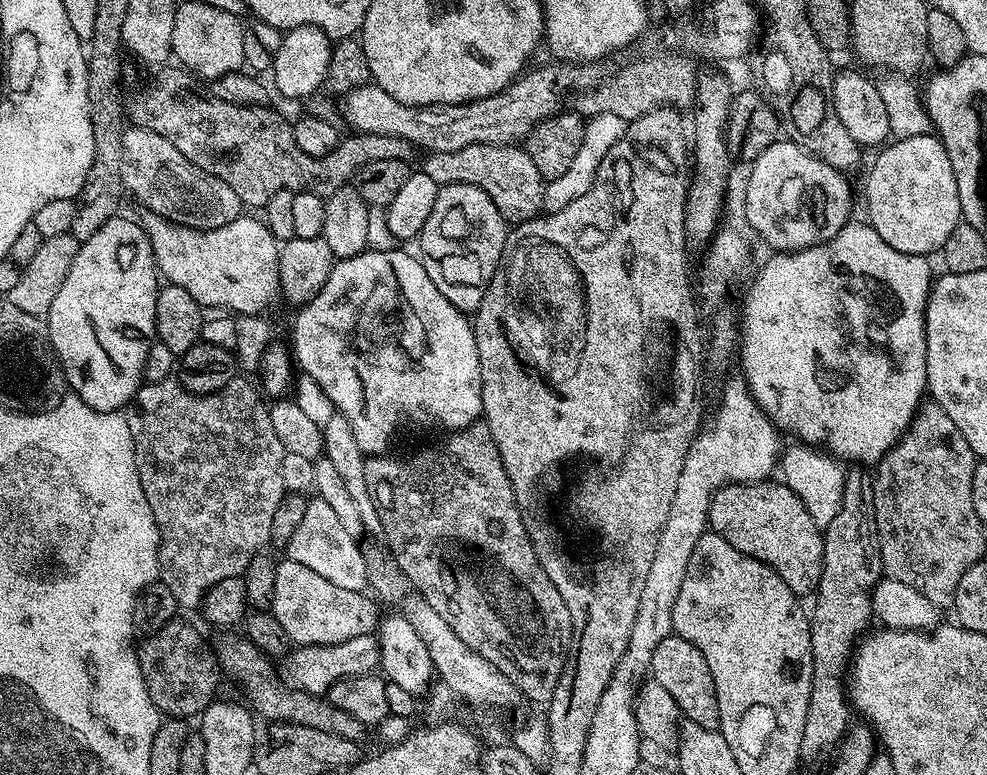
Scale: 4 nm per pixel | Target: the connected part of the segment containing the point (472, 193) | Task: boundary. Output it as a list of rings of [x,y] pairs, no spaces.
[[[445,184],[441,187],[438,198],[434,198],[434,210],[430,210],[430,218],[426,218],[426,226],[422,226],[418,237],[420,252],[418,259],[424,264],[426,274],[430,274],[430,282],[442,290],[446,302],[450,302],[459,312],[475,313],[486,294],[486,286],[490,278],[494,278],[494,270],[500,265],[500,256],[504,253],[504,243],[508,241],[509,225],[504,216],[494,206],[490,194],[486,190],[478,190],[478,186],[469,184]]]

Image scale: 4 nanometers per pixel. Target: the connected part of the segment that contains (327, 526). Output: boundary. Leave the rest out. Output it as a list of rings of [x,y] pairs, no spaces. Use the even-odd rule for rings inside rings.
[[[312,498],[302,522],[298,522],[298,530],[294,530],[286,545],[286,556],[294,562],[302,562],[302,566],[314,570],[314,574],[322,574],[322,578],[334,582],[334,586],[342,586],[342,590],[364,592],[368,588],[368,567],[364,562],[365,553],[360,552],[356,544],[359,544],[357,537],[346,534],[333,508],[327,502]]]

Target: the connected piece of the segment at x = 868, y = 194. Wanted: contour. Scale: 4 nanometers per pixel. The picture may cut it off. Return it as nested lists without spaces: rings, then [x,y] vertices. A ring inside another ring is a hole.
[[[935,134],[907,136],[901,140],[893,139],[887,146],[881,147],[875,156],[876,161],[864,184],[864,204],[868,207],[867,223],[878,232],[878,238],[882,238],[886,246],[892,246],[902,254],[931,257],[932,252],[939,253],[946,238],[950,238],[950,234],[954,234],[956,227],[962,223],[958,184],[950,166],[950,158],[946,154],[946,146]]]

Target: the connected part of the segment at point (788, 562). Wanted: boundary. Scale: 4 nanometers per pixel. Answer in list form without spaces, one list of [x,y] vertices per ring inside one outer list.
[[[783,482],[728,484],[719,488],[710,502],[708,522],[734,550],[773,568],[797,596],[815,593],[824,565],[822,529],[806,514],[802,498]]]

